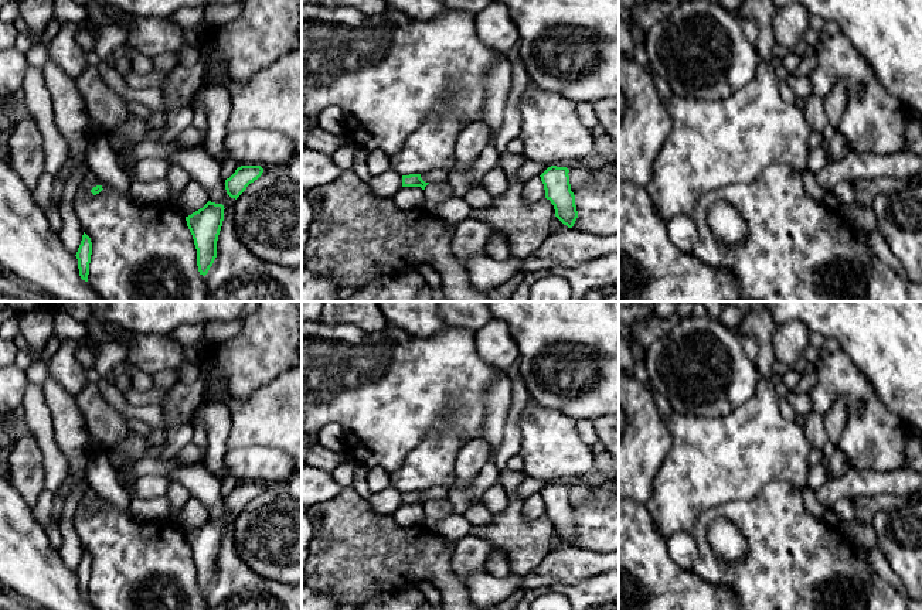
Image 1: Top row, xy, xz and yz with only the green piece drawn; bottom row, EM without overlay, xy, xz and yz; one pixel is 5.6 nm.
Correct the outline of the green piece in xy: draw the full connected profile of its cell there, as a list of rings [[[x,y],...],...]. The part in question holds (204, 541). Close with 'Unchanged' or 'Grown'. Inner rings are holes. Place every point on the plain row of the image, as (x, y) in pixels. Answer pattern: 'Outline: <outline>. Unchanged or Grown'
Outline: [[[208,518],[203,525],[186,534],[197,566],[197,583],[205,593],[217,575],[217,558],[224,538],[224,522]]]. Unchanged

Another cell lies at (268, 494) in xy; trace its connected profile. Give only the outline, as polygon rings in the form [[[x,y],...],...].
[[[268,484],[263,487],[262,493],[251,500],[242,511],[259,508],[278,497],[278,491],[271,488]]]

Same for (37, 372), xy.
[[[44,361],[33,362],[25,371],[28,382],[42,385],[48,378],[47,364]]]

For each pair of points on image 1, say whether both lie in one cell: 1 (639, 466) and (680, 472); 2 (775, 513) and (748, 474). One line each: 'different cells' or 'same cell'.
1: different cells
2: different cells

